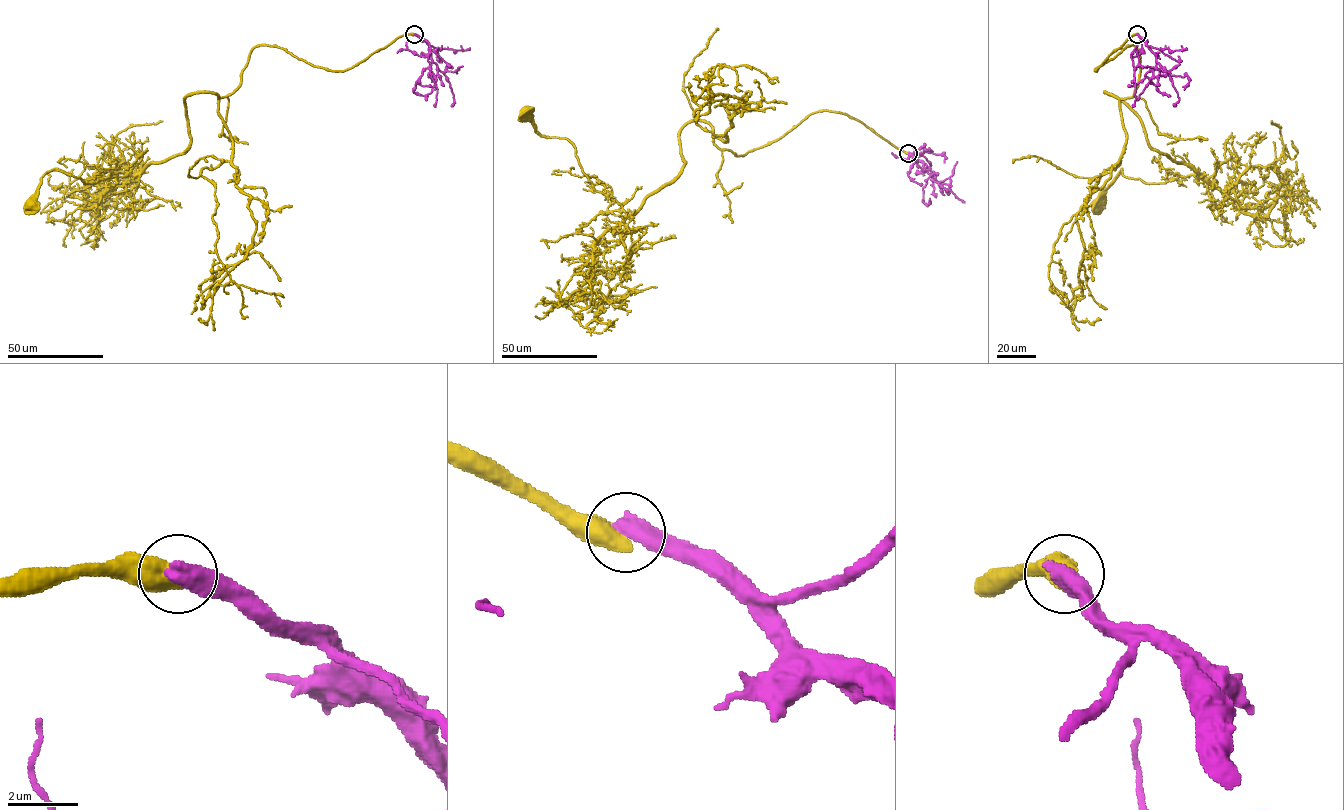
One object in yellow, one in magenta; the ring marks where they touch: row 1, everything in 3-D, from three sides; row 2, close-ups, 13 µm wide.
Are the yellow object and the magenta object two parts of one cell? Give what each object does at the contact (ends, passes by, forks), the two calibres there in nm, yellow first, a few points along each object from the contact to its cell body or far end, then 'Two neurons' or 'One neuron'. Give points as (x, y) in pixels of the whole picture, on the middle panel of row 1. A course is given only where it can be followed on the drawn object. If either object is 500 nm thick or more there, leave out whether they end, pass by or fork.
Thickness 600 nm (yellow) against 600 nm. Course of yellow: (908, 153), (837, 112), (742, 155), (690, 121), (681, 171), (628, 214), (525, 111). Course of magenta: (908, 153), (923, 163), (925, 171), (932, 175), (922, 189), (923, 202), (928, 205), (929, 199). Two neurons

